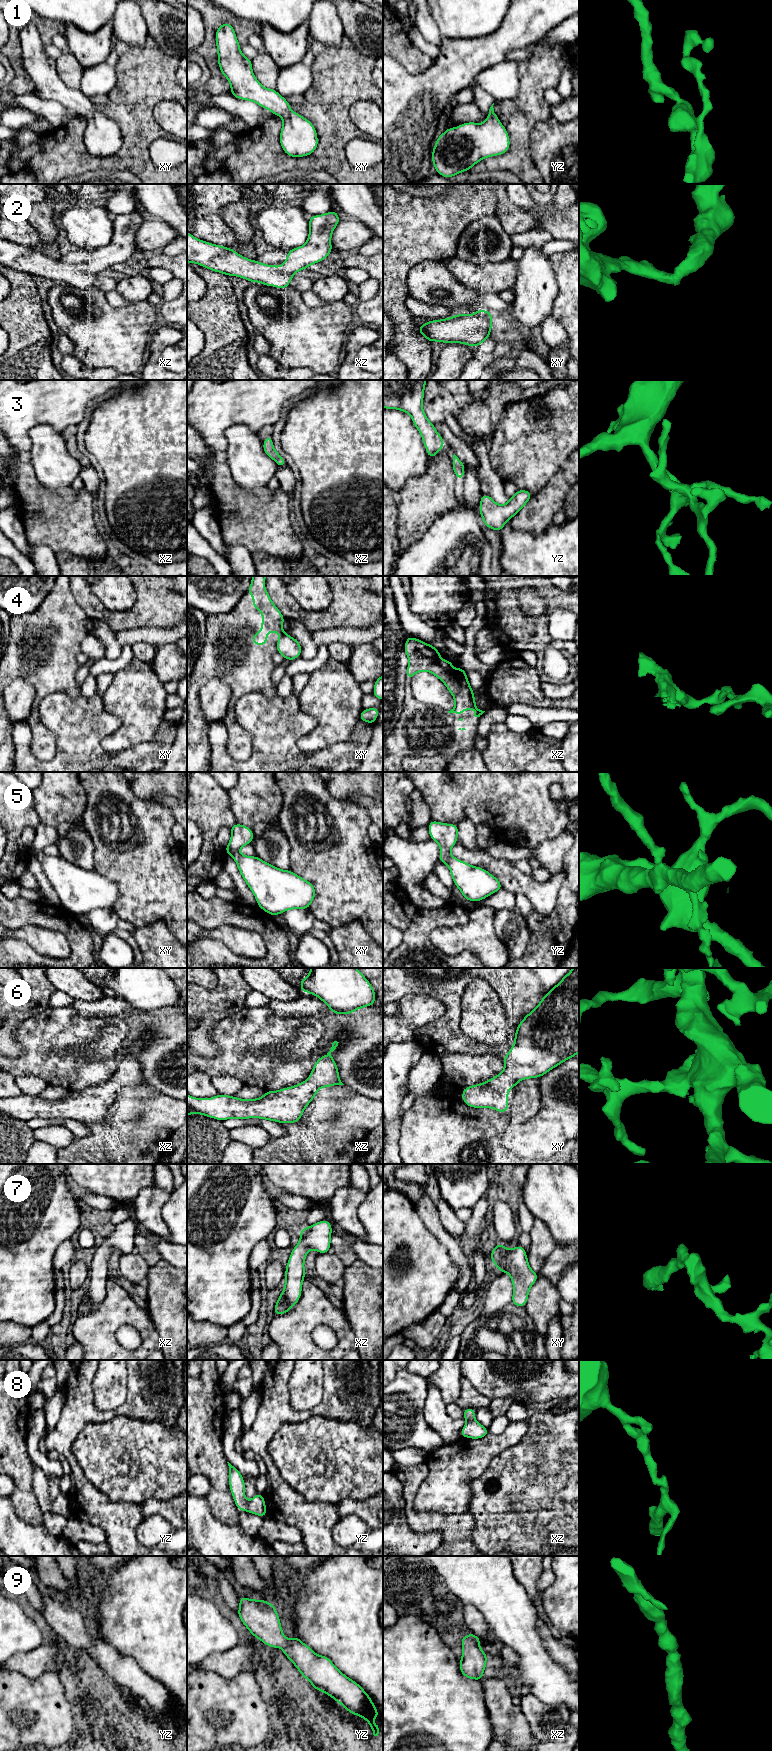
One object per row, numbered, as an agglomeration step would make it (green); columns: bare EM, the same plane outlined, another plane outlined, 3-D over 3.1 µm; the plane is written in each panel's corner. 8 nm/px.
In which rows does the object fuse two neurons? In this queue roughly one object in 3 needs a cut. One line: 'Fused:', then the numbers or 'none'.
Fused: 4

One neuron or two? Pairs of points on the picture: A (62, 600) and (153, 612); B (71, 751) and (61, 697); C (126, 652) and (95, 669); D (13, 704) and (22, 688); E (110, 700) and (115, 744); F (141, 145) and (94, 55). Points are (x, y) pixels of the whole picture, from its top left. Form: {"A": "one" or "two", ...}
{"A": "two", "B": "one", "C": "one", "D": "one", "E": "one", "F": "two"}

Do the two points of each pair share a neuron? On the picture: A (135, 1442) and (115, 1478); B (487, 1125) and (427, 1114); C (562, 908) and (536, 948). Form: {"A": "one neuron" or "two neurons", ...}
{"A": "one neuron", "B": "one neuron", "C": "one neuron"}

